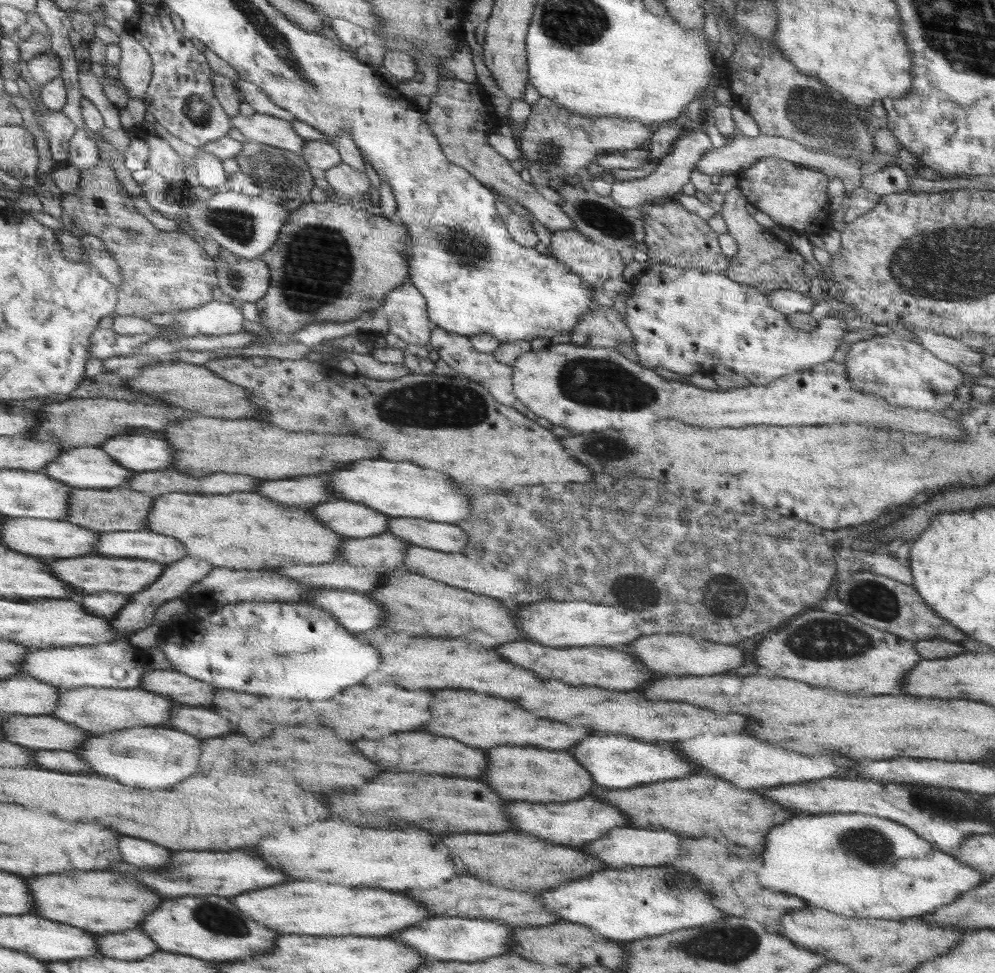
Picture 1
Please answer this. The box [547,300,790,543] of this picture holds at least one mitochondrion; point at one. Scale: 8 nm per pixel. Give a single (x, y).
(589, 380)

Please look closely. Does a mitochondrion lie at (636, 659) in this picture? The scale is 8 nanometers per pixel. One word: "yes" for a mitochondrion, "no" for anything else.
no

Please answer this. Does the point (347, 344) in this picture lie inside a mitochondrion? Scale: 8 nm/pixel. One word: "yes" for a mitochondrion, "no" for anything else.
no

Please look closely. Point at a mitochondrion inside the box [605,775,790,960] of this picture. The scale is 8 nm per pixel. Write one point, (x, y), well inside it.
(672, 882)

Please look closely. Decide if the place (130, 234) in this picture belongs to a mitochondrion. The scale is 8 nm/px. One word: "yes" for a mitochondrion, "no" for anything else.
yes

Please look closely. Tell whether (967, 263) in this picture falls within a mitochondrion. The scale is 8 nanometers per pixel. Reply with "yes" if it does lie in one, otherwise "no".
yes

